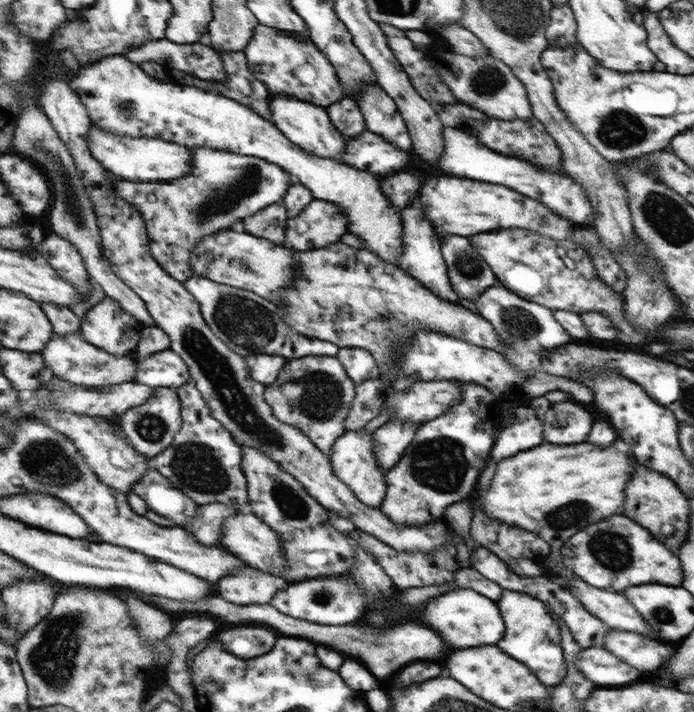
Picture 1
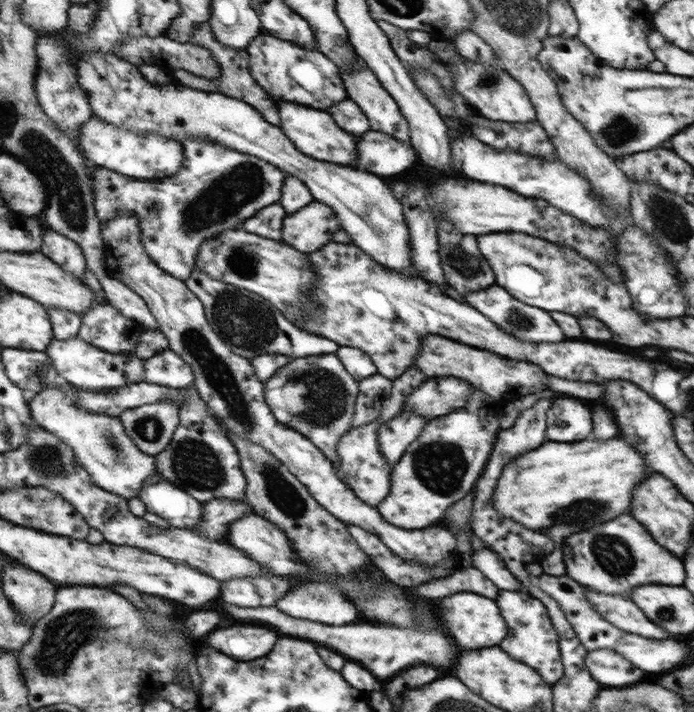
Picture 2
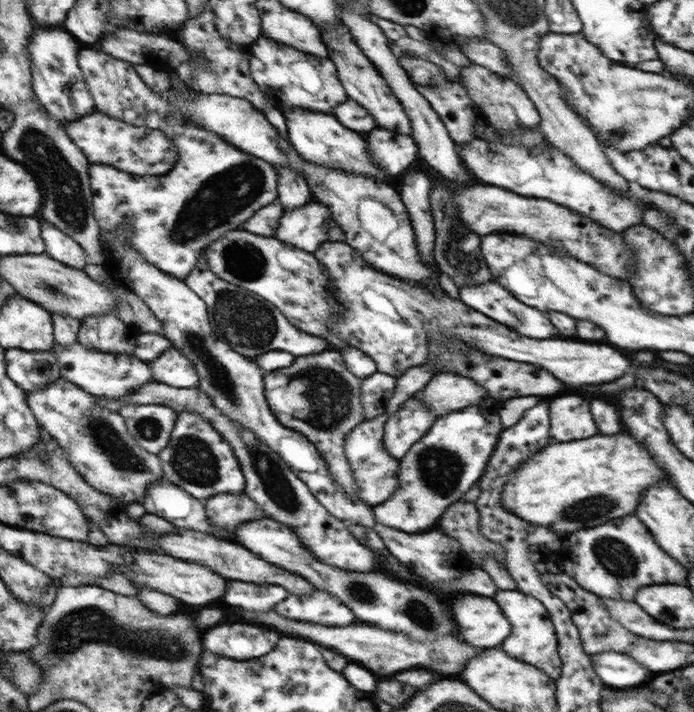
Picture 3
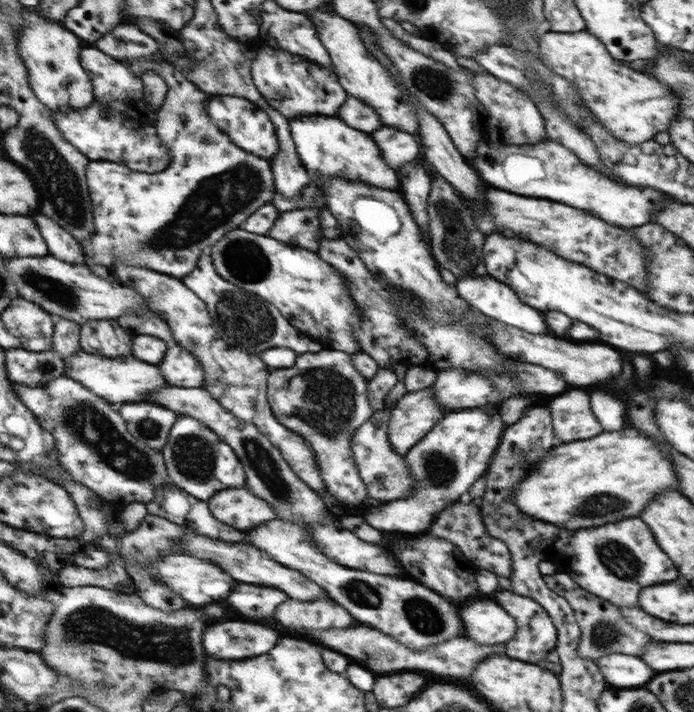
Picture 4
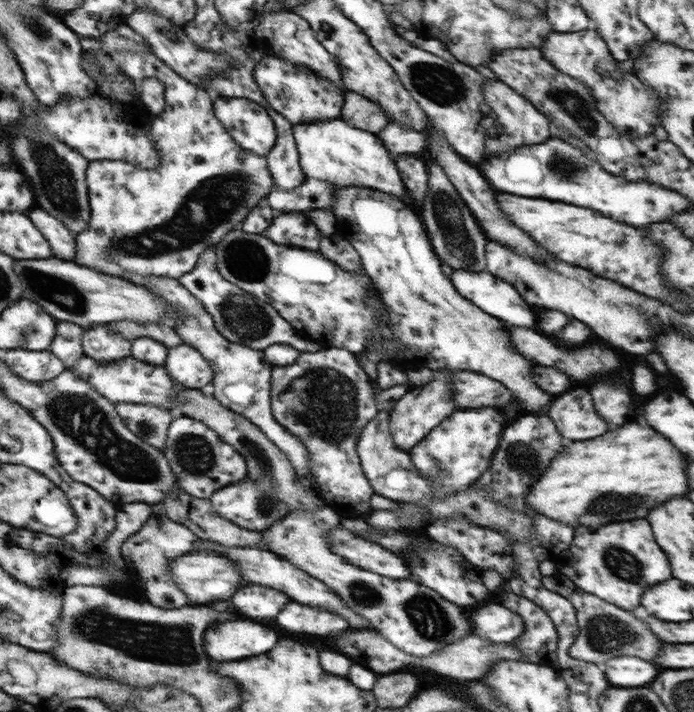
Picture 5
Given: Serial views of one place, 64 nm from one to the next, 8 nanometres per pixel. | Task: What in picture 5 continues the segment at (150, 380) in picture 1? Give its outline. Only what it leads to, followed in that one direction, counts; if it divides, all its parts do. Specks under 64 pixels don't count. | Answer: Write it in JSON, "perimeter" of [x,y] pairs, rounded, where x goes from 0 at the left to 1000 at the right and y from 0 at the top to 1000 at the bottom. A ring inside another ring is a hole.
{"perimeter":[[[261,483],[241,489],[236,513],[244,529],[269,546],[298,548],[305,537],[307,518],[282,487]]]}

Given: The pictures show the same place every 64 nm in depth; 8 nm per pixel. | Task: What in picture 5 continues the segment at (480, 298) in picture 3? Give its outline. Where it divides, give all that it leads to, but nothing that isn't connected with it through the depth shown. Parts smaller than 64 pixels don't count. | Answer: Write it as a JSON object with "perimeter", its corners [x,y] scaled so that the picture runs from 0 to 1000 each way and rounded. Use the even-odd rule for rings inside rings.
{"perimeter":[[[653,379],[647,393],[664,414],[686,426],[700,441],[733,458],[768,461],[768,441],[762,430],[748,424],[746,409],[725,392],[710,390],[702,382]]]}

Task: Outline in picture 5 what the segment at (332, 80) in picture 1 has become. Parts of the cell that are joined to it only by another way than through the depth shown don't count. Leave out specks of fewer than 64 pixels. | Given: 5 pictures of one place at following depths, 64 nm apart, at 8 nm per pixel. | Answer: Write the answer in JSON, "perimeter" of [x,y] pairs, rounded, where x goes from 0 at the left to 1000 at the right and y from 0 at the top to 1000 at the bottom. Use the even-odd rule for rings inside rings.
{"perimeter":[[[383,72],[379,81],[365,93],[365,111],[392,154],[405,159],[421,176],[451,174],[490,163],[494,131],[468,110],[457,107],[457,101],[448,96],[425,93]]]}

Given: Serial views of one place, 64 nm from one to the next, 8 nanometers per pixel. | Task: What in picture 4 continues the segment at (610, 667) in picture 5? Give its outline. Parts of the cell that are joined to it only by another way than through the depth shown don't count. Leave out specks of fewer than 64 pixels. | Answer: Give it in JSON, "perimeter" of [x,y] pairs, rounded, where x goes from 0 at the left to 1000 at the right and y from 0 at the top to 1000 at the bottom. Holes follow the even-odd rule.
{"perimeter":[[[880,919],[875,924],[863,924],[857,933],[866,941],[872,958],[892,966],[924,963],[944,949],[944,944],[935,938],[934,933],[915,921]]]}

